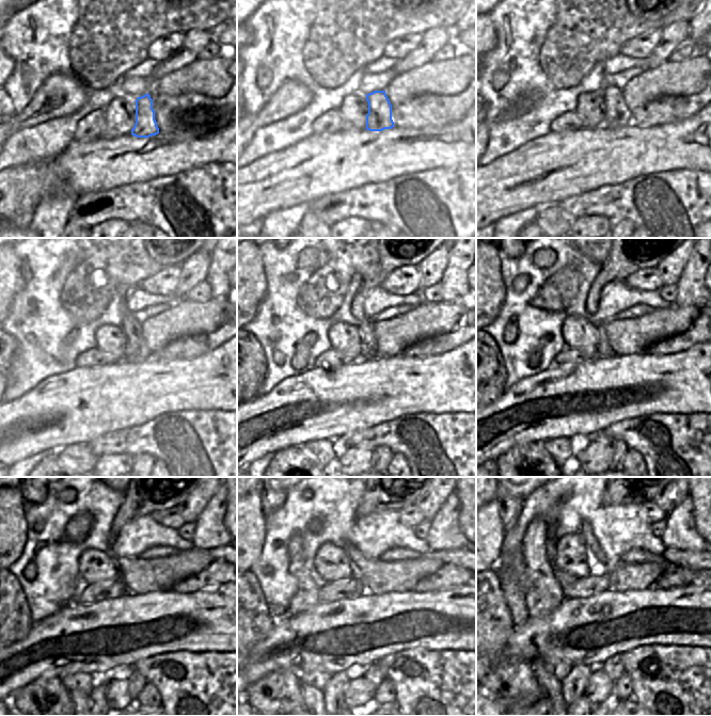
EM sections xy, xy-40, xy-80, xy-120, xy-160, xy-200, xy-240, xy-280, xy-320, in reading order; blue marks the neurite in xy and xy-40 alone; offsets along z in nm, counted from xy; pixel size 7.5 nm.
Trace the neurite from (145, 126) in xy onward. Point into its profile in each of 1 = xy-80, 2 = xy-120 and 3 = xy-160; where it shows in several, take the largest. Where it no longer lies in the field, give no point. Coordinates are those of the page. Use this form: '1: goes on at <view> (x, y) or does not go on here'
1: goes on at xy-80 (617, 114)
2: goes on at xy-120 (136, 350)
3: goes on at xy-160 (369, 350)

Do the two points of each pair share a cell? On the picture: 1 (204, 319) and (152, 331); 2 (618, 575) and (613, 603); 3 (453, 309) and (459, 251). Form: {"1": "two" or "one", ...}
{"1": "one", "2": "two", "3": "two"}

